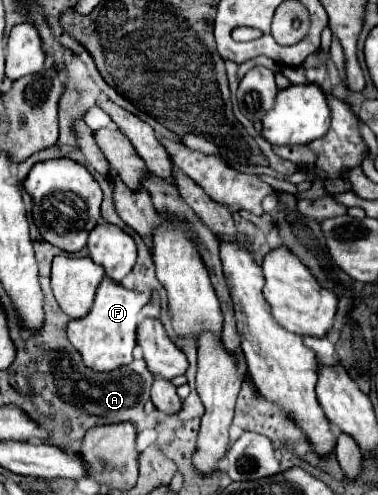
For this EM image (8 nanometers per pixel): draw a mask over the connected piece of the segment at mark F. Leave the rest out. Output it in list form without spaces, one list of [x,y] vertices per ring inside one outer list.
[[[107,276],[101,280],[89,314],[85,318],[71,320],[67,328],[71,344],[81,352],[83,362],[87,362],[89,368],[99,372],[109,372],[133,360],[133,348],[137,344],[137,326],[141,322],[139,312],[149,300],[151,292],[129,290]]]

